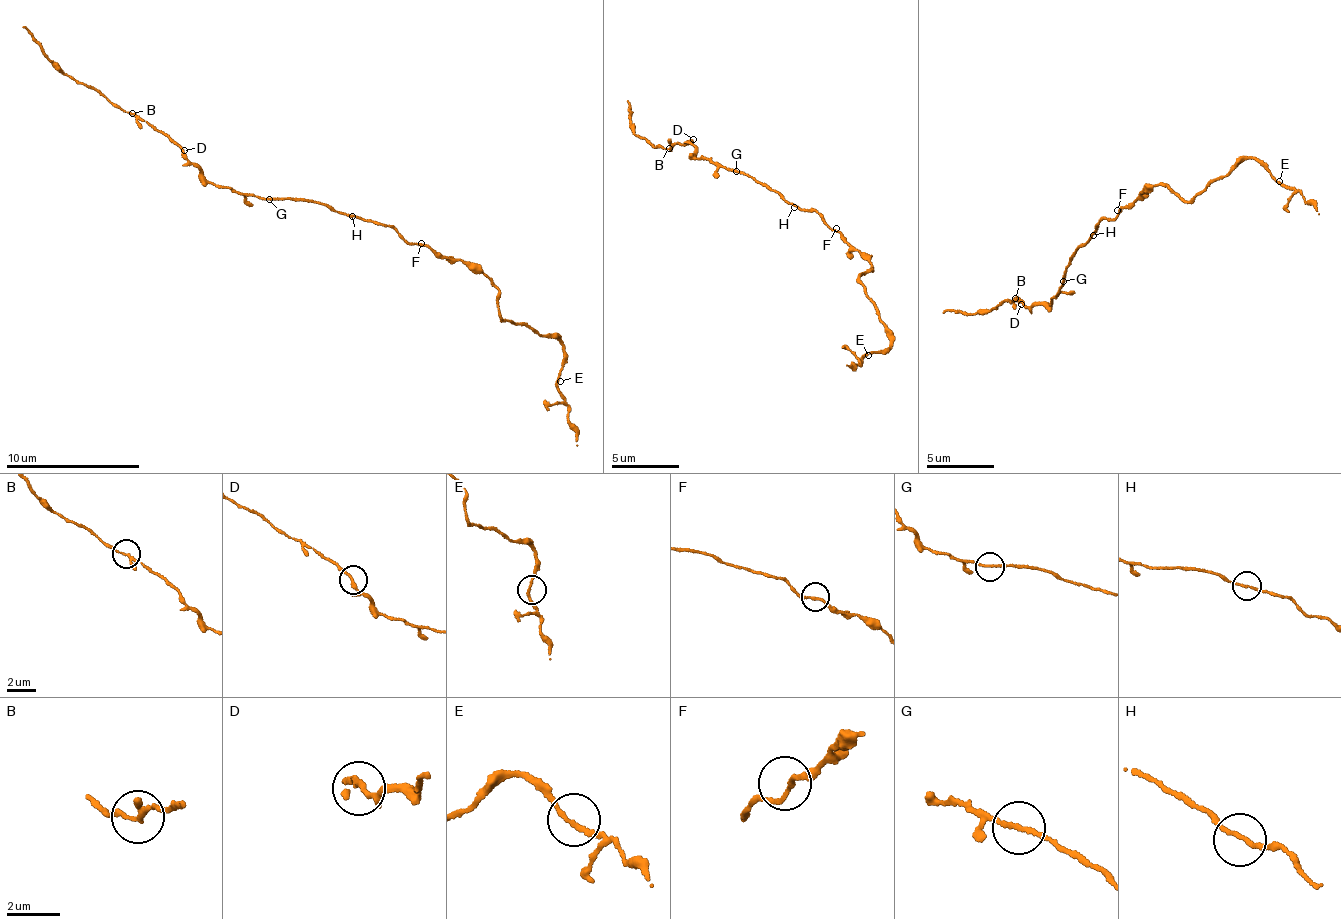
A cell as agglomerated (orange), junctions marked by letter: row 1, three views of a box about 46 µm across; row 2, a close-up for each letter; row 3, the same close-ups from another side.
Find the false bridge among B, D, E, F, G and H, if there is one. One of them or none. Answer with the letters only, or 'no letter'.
no letter

